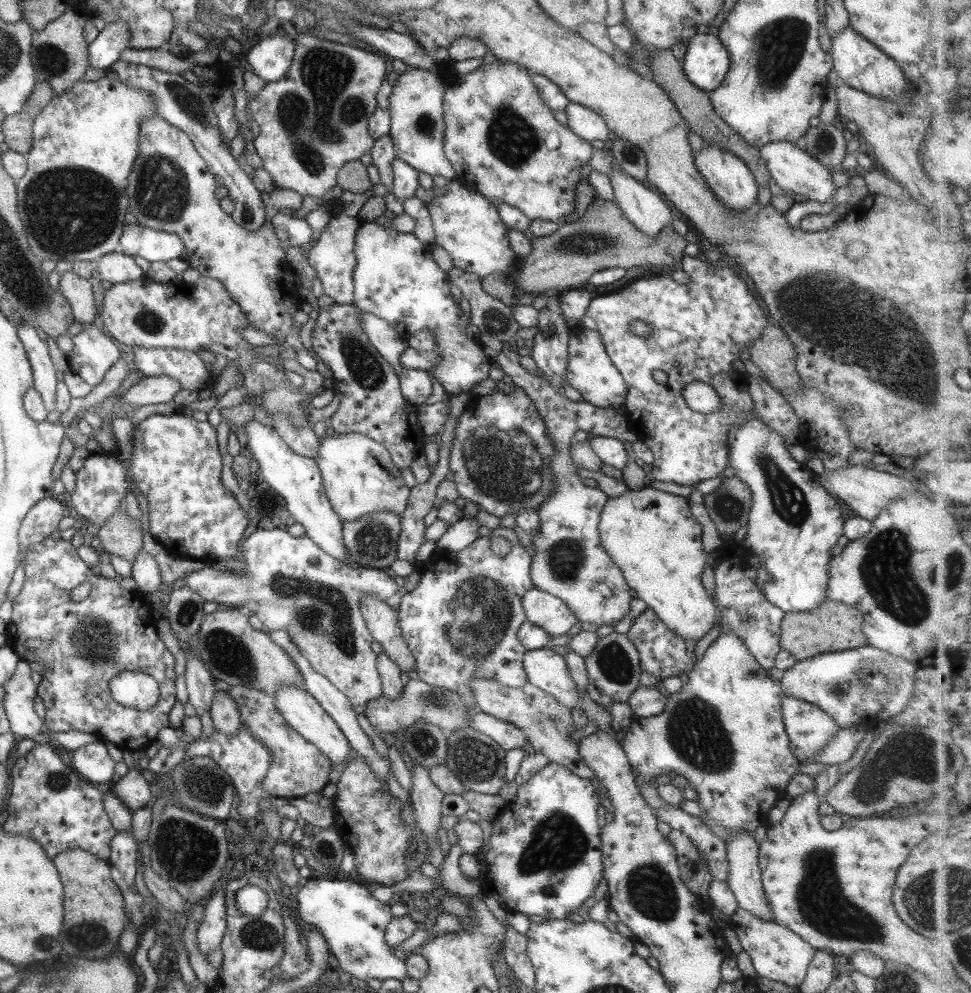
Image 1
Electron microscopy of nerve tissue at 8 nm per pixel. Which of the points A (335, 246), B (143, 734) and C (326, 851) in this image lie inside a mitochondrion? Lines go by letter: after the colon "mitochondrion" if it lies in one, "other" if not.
A: other
B: other
C: mitochondrion

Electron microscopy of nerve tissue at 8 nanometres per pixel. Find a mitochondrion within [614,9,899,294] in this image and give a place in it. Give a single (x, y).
(780, 45)

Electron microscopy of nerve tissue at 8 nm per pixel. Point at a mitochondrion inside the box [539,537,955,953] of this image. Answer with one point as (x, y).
(821, 902)

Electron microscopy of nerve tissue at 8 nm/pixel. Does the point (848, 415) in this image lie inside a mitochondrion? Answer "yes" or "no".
no

